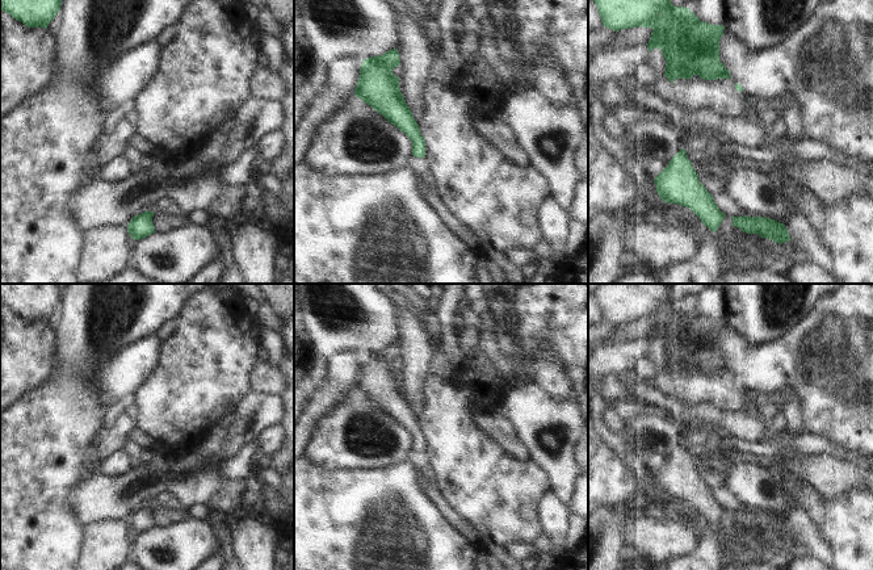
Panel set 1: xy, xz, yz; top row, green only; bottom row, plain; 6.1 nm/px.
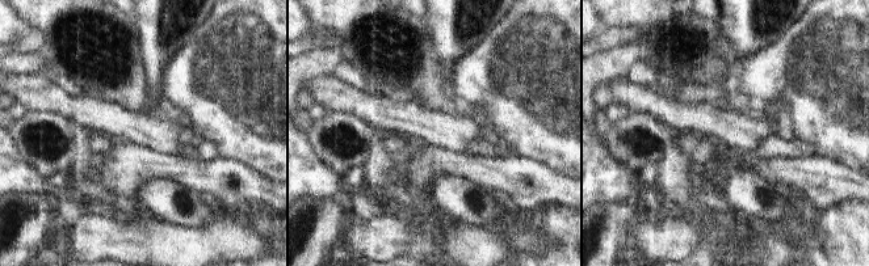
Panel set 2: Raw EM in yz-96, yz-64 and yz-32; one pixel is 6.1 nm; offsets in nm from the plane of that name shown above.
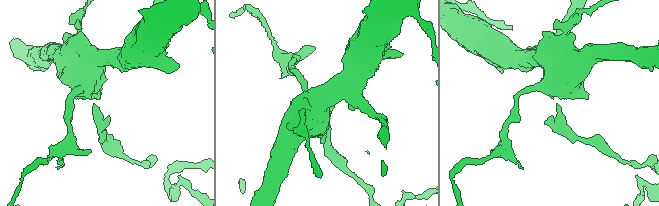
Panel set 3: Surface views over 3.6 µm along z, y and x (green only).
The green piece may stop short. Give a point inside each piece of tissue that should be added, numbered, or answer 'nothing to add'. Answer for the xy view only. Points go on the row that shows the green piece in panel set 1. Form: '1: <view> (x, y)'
nothing to add.

